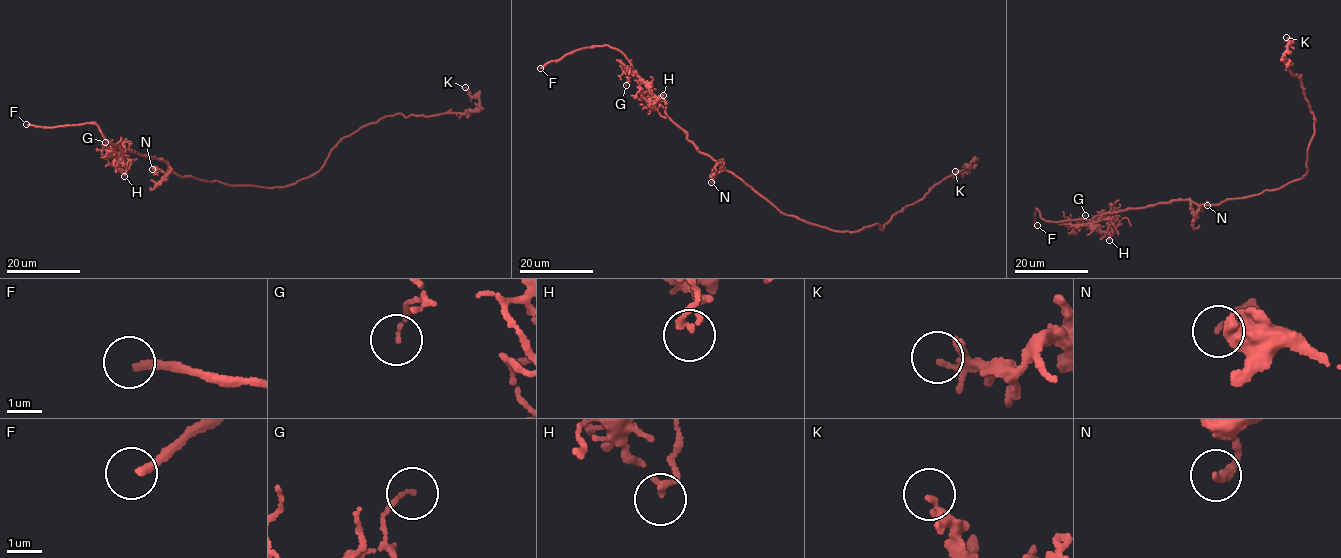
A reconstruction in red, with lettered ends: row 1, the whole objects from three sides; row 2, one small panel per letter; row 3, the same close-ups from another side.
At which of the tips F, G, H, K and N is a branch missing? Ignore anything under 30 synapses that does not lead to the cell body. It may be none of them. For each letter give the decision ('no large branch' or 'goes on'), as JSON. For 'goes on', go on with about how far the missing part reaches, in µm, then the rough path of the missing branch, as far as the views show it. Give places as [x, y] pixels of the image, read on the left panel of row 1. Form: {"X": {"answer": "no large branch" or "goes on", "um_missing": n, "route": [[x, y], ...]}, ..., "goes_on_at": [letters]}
{"F": {"answer": "goes on", "um_missing": 35}, "G": {"answer": "no large branch"}, "H": {"answer": "no large branch"}, "K": {"answer": "no large branch"}, "N": {"answer": "no large branch"}, "goes_on_at": ["F"]}

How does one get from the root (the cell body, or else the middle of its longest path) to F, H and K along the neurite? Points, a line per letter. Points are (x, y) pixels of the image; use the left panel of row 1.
F: (216, 180), (183, 177), (169, 172), (165, 162), (127, 149), (121, 150), (104, 139), (94, 124), (26, 124)
H: (216, 180), (177, 175), (169, 172), (165, 162), (127, 149), (122, 154), (128, 160), (124, 176)
K: (216, 180), (288, 186), (314, 174), (338, 141), (381, 118), (473, 112), (479, 99), (465, 87)

